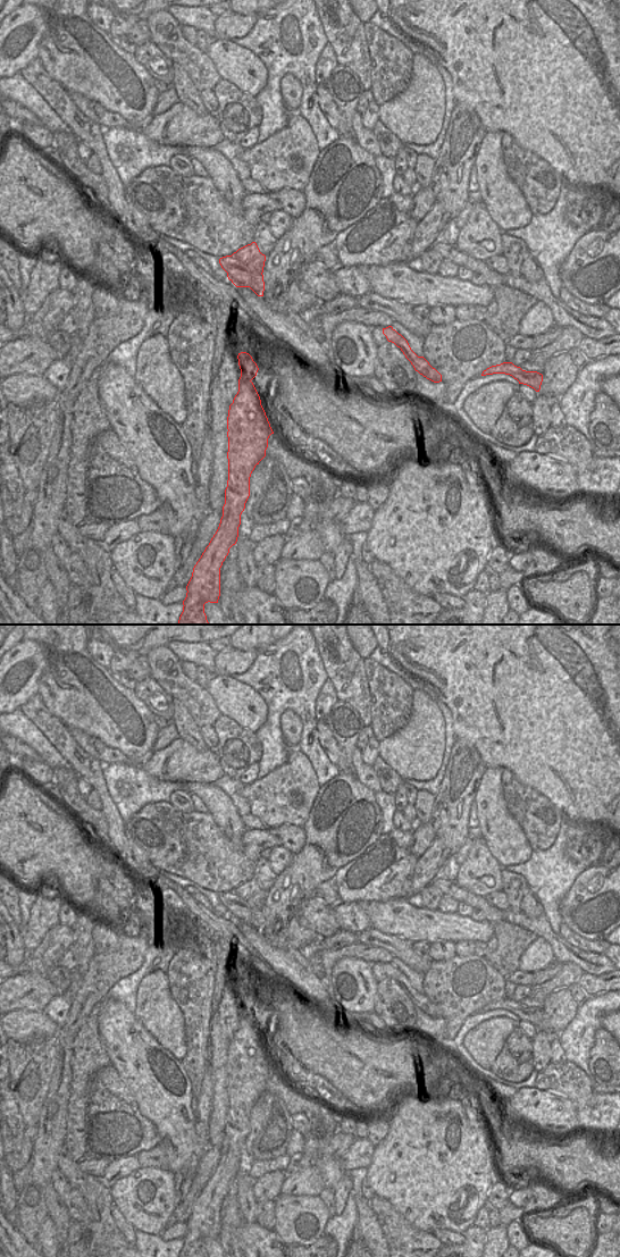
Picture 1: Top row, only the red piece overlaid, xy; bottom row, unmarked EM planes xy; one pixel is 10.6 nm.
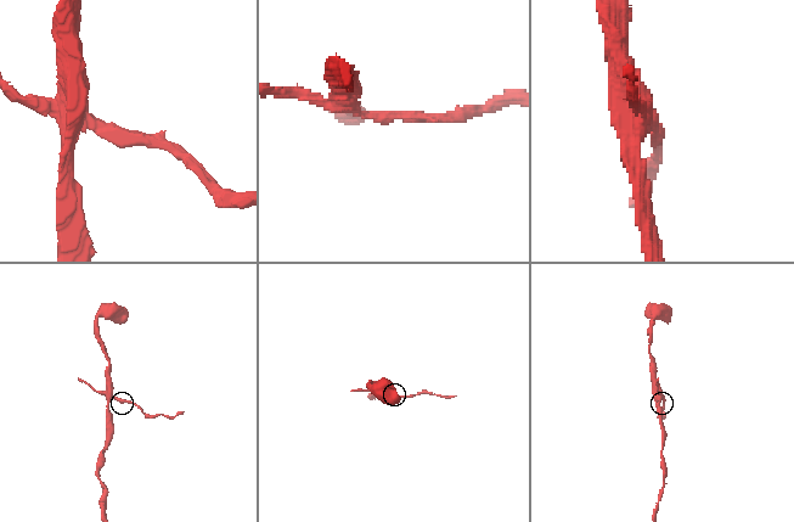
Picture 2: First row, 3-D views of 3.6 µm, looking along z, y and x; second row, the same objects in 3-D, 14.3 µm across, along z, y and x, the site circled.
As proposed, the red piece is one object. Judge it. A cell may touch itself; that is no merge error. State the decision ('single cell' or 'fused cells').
fused cells

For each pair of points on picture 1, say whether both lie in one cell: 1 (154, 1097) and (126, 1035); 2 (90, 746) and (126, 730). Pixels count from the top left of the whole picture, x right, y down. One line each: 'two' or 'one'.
1: one
2: two

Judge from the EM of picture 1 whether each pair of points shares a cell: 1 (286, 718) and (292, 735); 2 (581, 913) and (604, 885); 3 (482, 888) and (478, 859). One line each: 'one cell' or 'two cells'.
1: one cell
2: one cell
3: one cell

